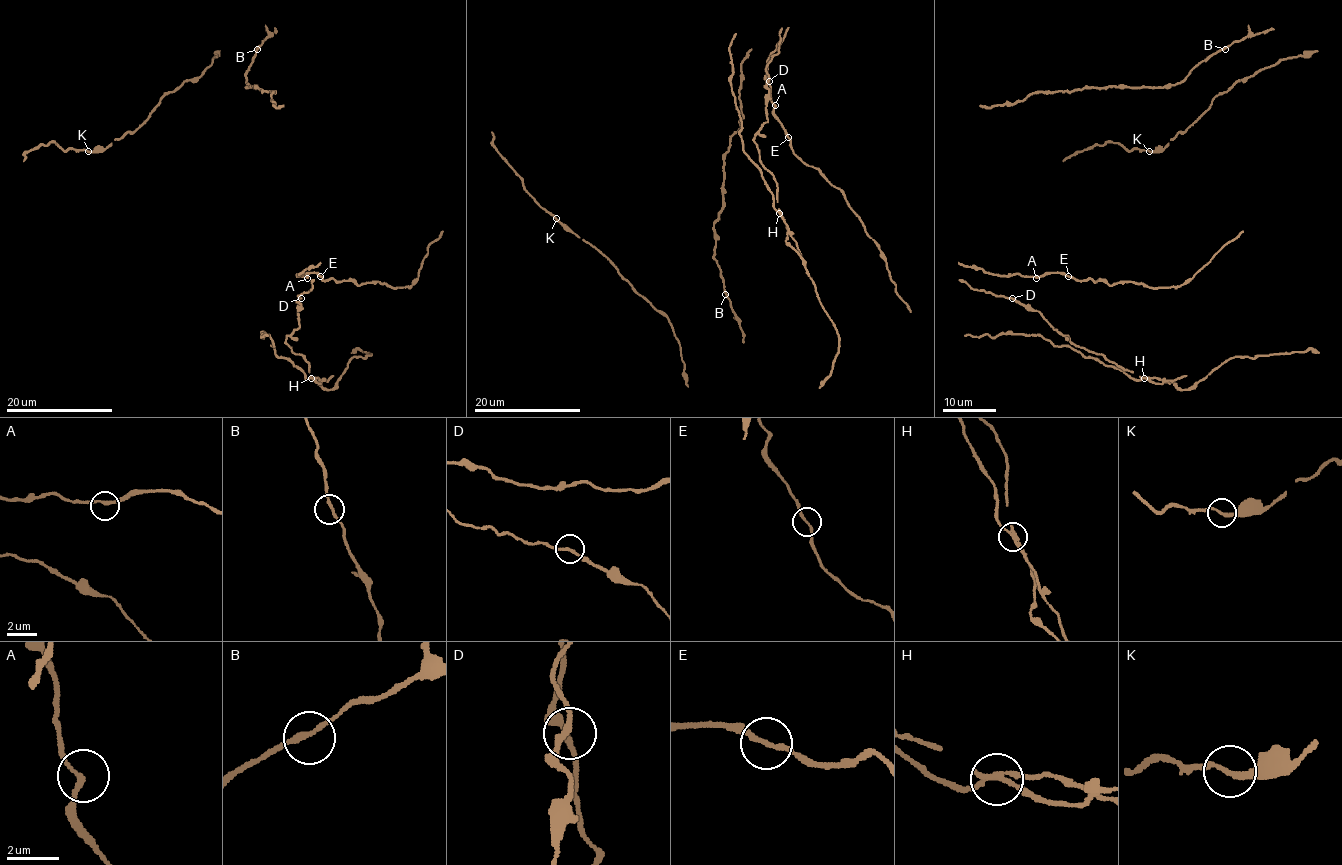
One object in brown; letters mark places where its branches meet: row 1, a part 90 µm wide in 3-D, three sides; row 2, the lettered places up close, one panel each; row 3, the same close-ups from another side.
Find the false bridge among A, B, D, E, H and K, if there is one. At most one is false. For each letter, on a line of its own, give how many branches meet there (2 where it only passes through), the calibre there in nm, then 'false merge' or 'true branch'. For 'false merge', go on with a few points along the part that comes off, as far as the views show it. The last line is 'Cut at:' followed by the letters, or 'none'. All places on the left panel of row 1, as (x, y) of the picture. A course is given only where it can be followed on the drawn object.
A: branches 2; calibre 180 nm; true branch
B: branches 2; calibre 200 nm; true branch
D: branches 2; calibre 190 nm; true branch
E: branches 2; calibre 170 nm; true branch
H: branches 3; calibre 180 nm; false merge; course (311, 378), (305, 379), (298, 367), (275, 354), (271, 339), (265, 334), (261, 336), (267, 335)
K: branches 2; calibre 180 nm; true branch
Cut at: H

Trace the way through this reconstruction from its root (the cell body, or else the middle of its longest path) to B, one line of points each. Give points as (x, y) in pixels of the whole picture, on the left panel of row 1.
B: (278, 107), (271, 102), (274, 93), (262, 91), (255, 86), (246, 87), (246, 71), (257, 49)

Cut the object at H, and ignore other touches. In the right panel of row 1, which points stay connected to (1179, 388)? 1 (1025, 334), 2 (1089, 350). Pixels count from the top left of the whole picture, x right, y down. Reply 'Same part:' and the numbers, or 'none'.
Same part: 2

